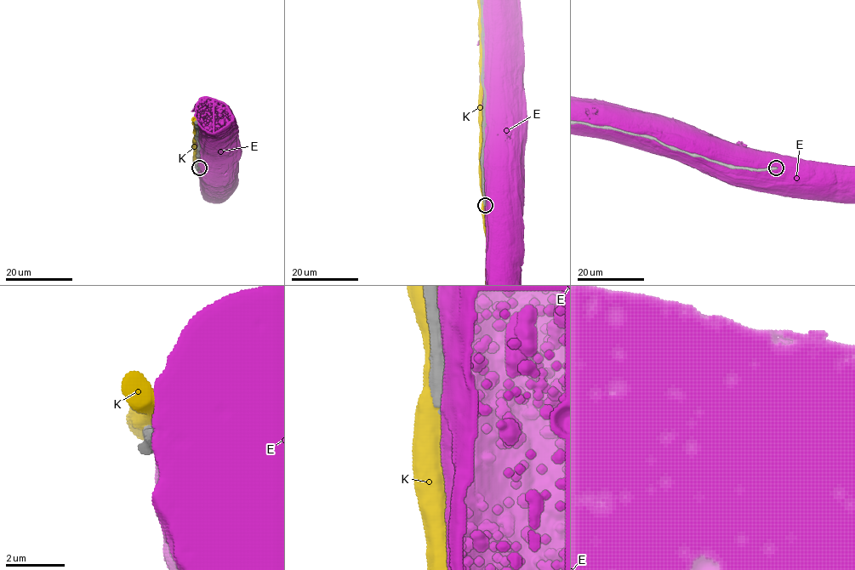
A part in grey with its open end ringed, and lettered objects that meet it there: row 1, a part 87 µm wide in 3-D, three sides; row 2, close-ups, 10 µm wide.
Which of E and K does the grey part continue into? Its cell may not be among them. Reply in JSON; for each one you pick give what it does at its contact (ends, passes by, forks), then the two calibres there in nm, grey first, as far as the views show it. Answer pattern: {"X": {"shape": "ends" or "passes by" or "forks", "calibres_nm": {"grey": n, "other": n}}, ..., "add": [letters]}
{"add": []}

